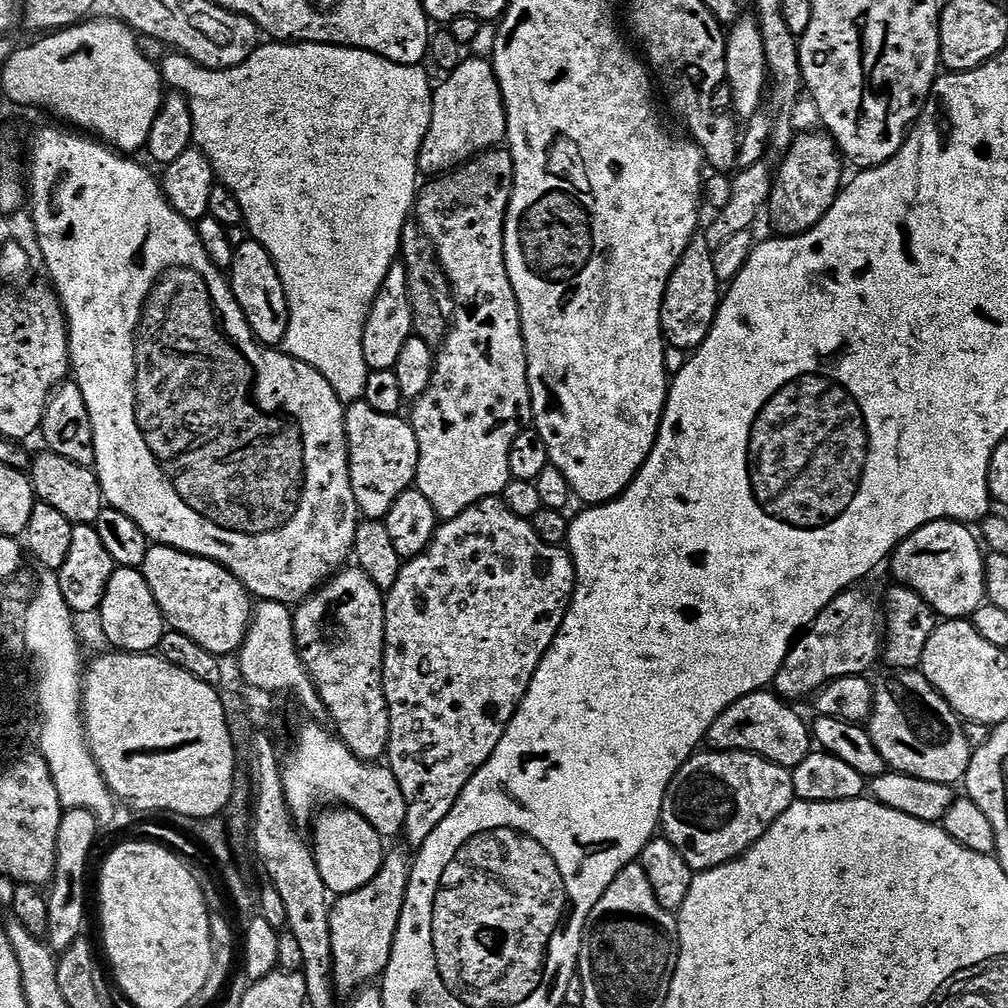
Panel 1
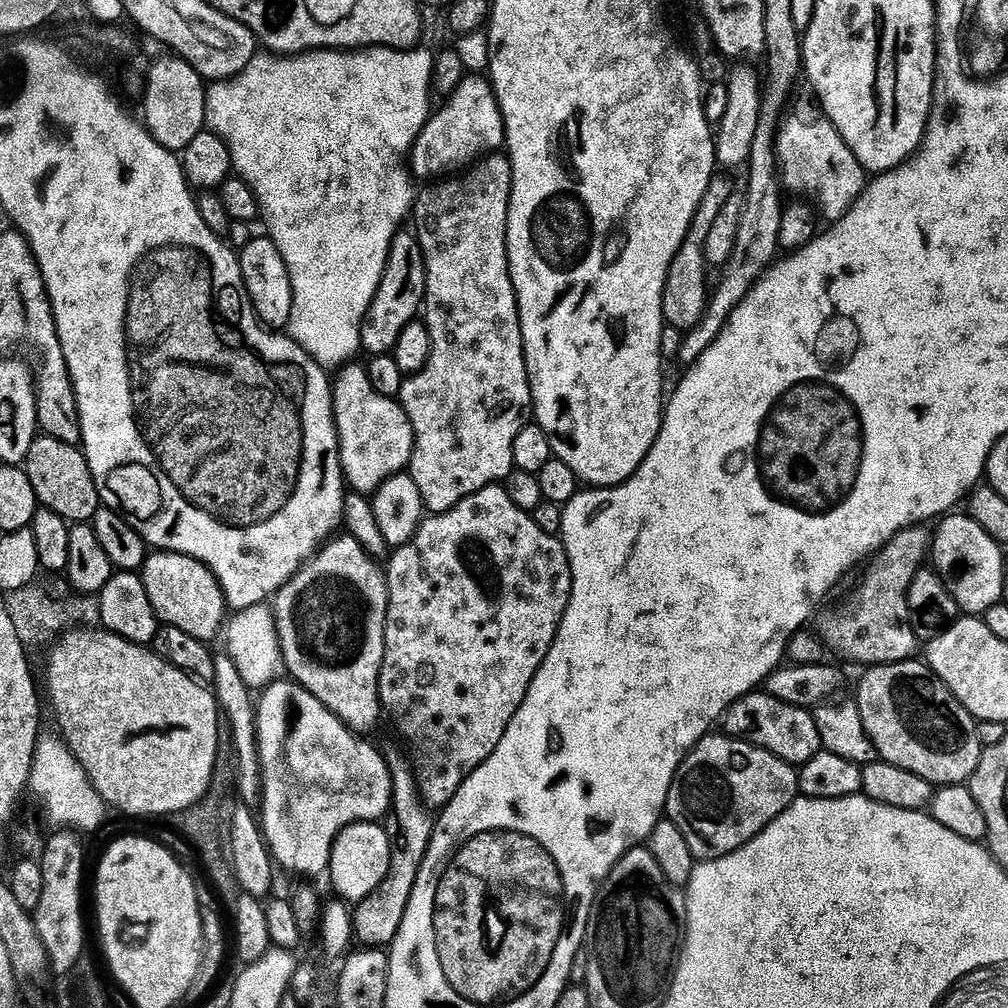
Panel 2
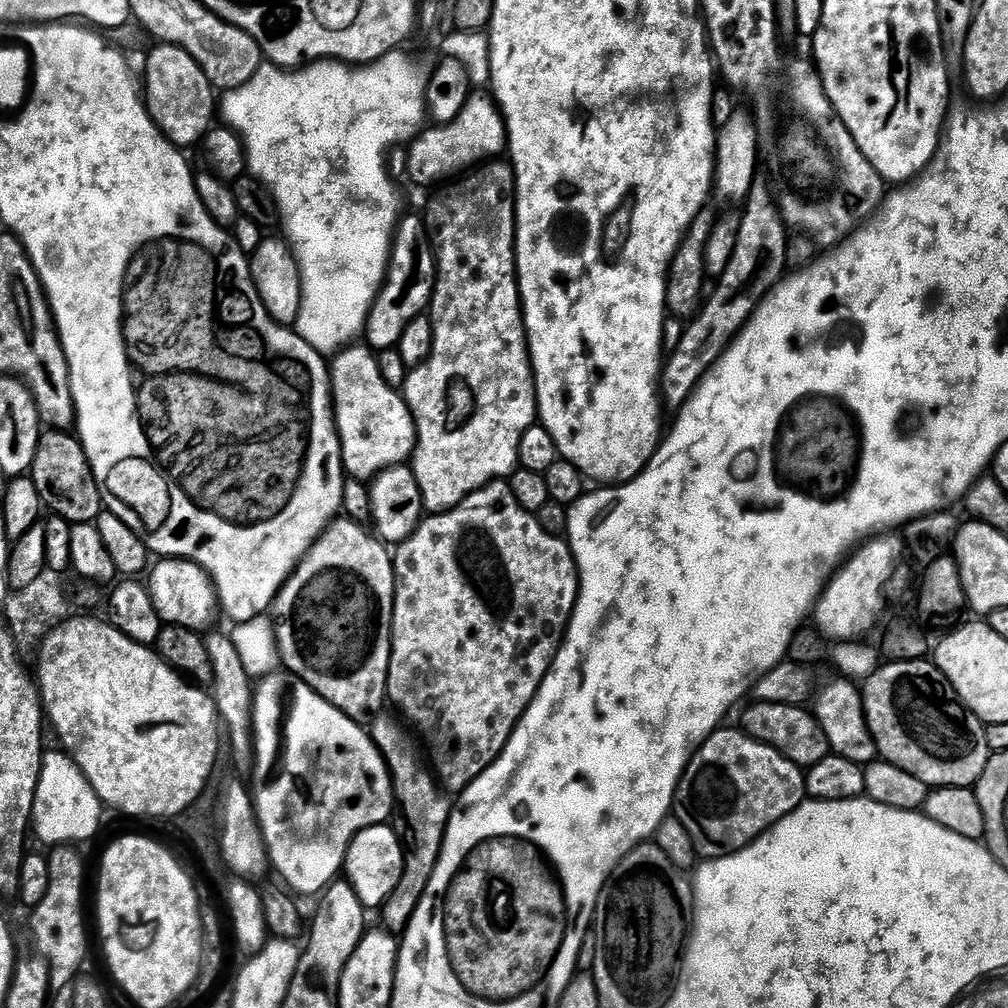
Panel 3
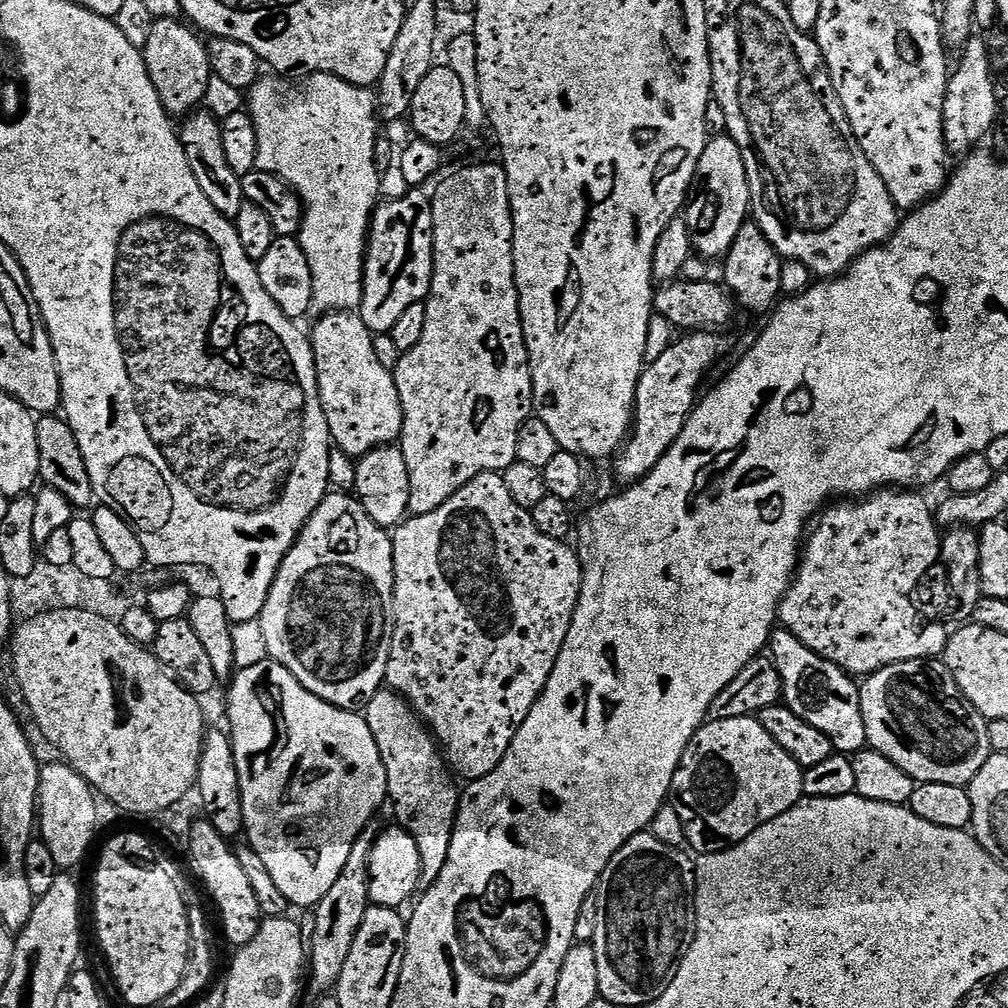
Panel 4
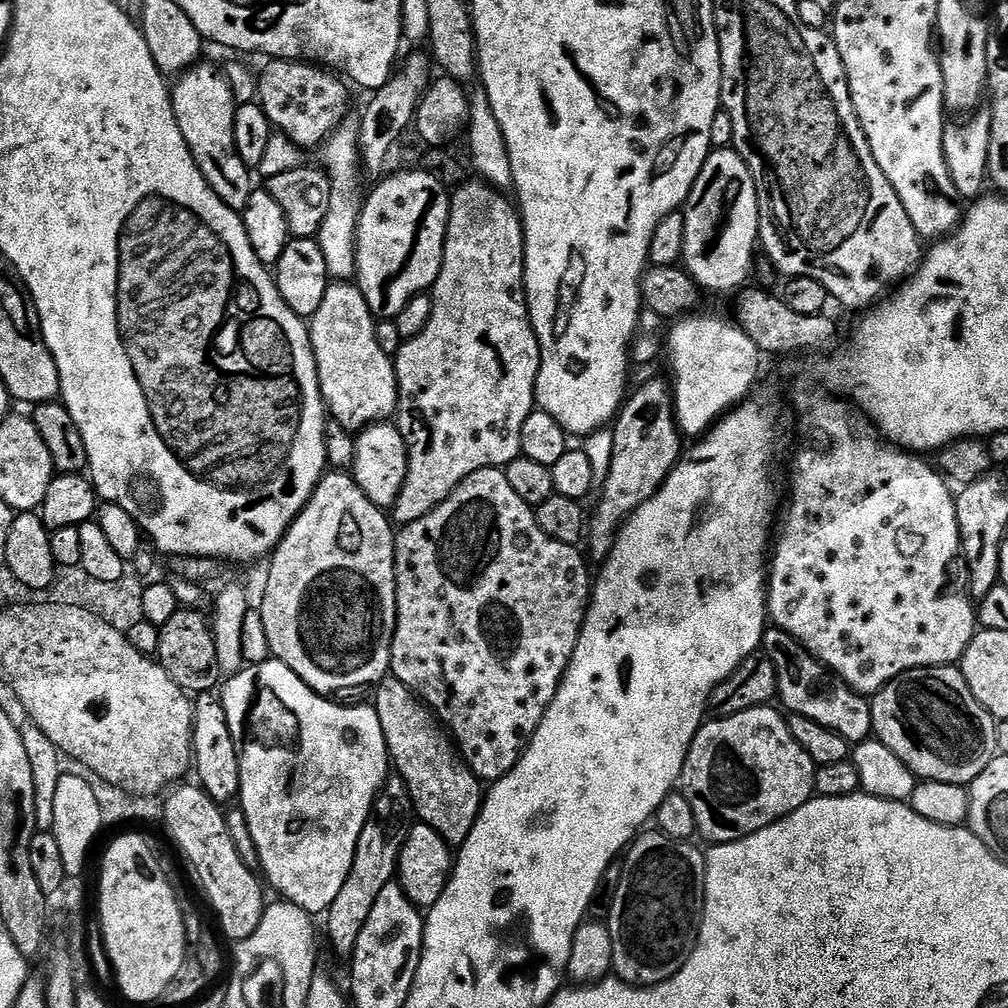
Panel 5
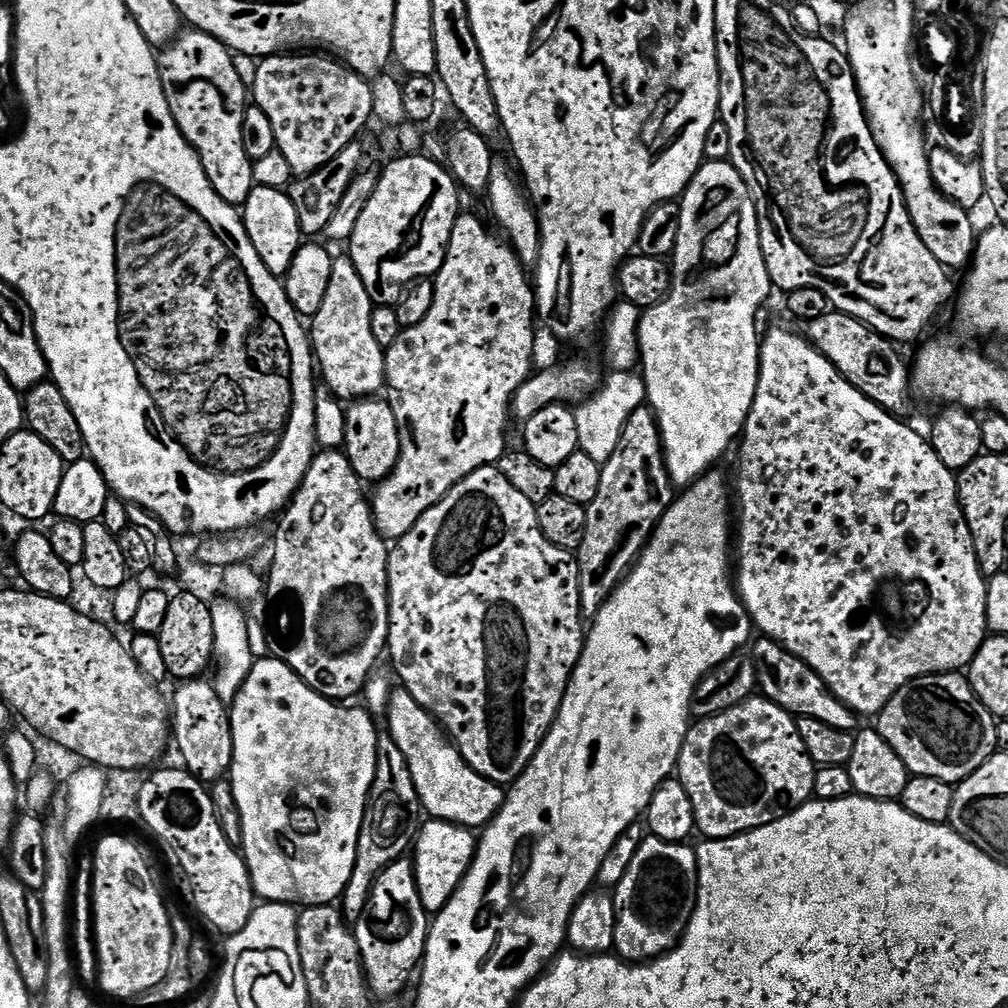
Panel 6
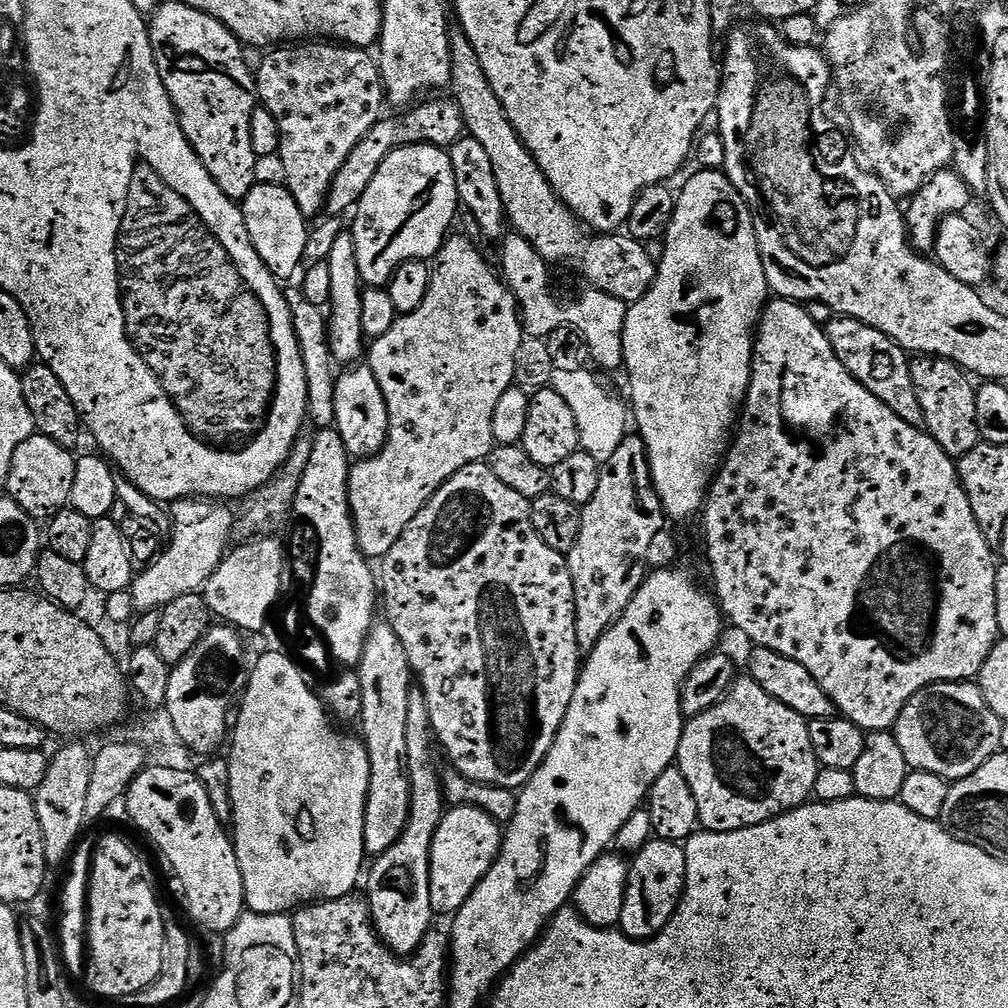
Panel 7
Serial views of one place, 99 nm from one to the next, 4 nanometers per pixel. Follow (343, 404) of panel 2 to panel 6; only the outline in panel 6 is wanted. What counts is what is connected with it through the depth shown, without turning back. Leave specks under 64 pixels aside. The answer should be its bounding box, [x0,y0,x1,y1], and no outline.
[310,255,386,402]

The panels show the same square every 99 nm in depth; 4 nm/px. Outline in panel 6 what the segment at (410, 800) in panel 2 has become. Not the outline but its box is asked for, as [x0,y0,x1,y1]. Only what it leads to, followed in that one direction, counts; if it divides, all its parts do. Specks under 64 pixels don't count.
[386,686,505,830]

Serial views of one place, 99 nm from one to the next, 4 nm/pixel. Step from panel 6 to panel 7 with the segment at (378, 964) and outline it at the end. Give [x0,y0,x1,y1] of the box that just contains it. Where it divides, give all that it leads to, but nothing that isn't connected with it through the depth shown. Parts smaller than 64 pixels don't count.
[367,690,446,958]

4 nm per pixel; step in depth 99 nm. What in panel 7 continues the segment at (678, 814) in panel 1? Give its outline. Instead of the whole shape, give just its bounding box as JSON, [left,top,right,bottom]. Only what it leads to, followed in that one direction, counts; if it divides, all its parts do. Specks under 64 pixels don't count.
[675,678,822,832]

